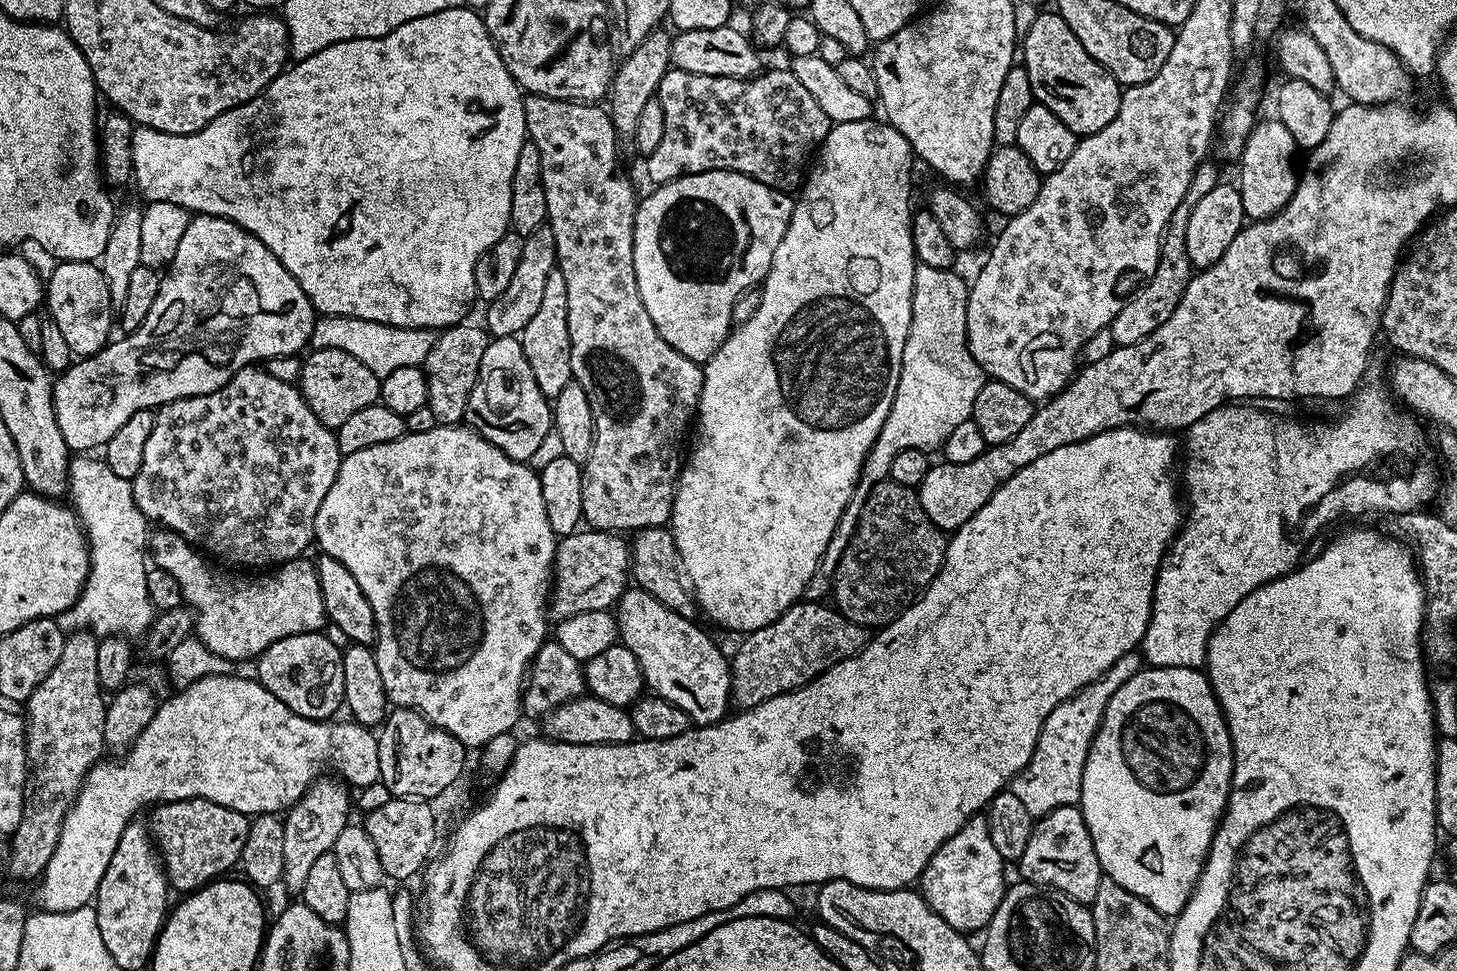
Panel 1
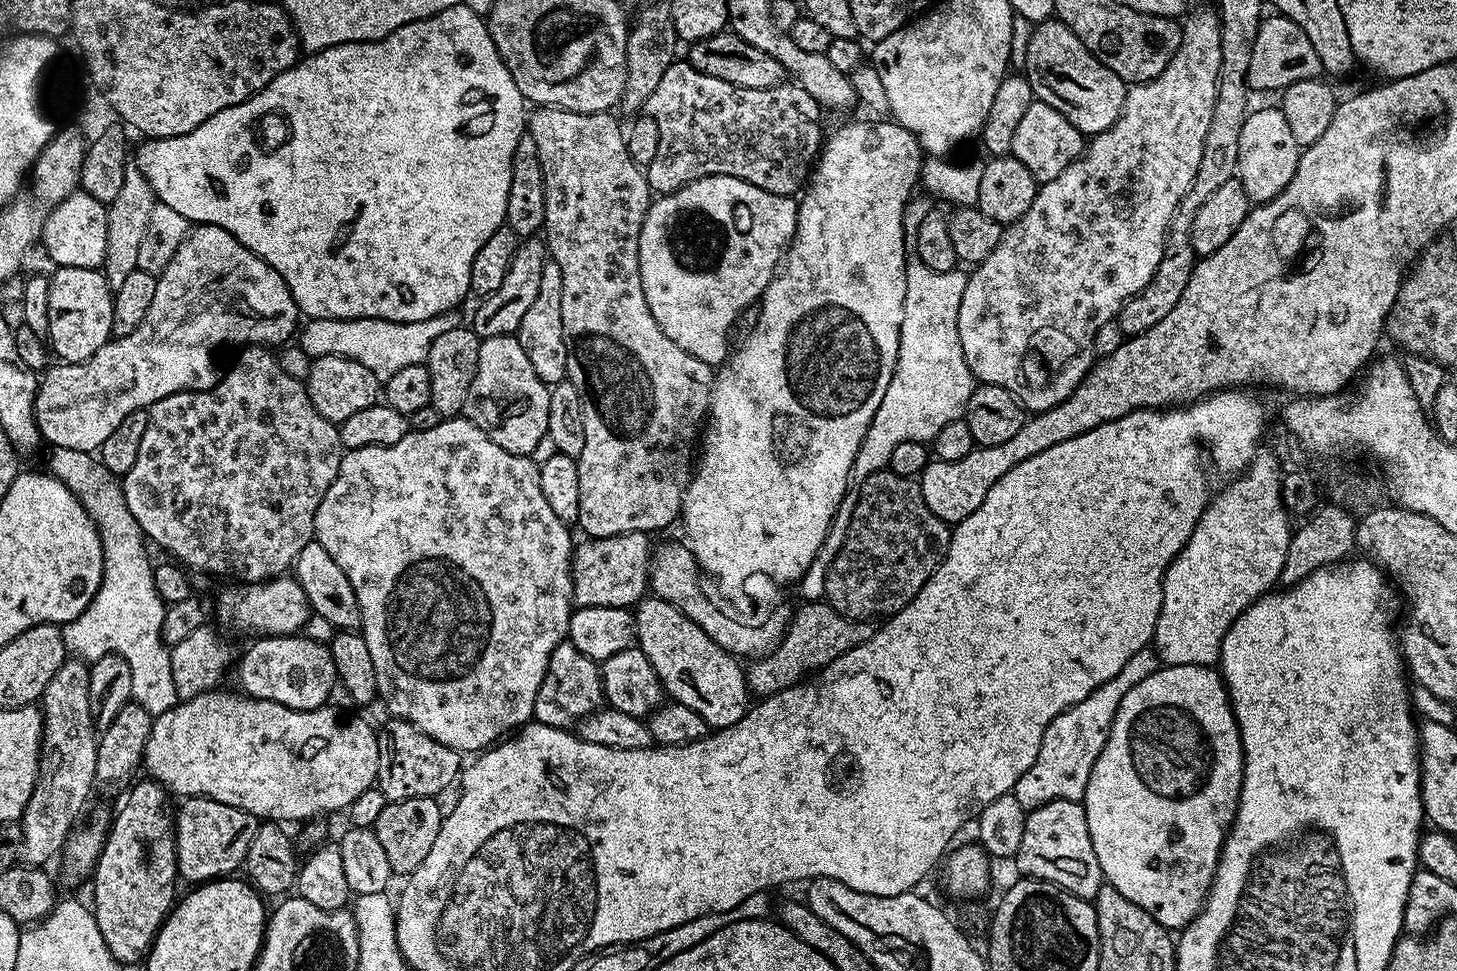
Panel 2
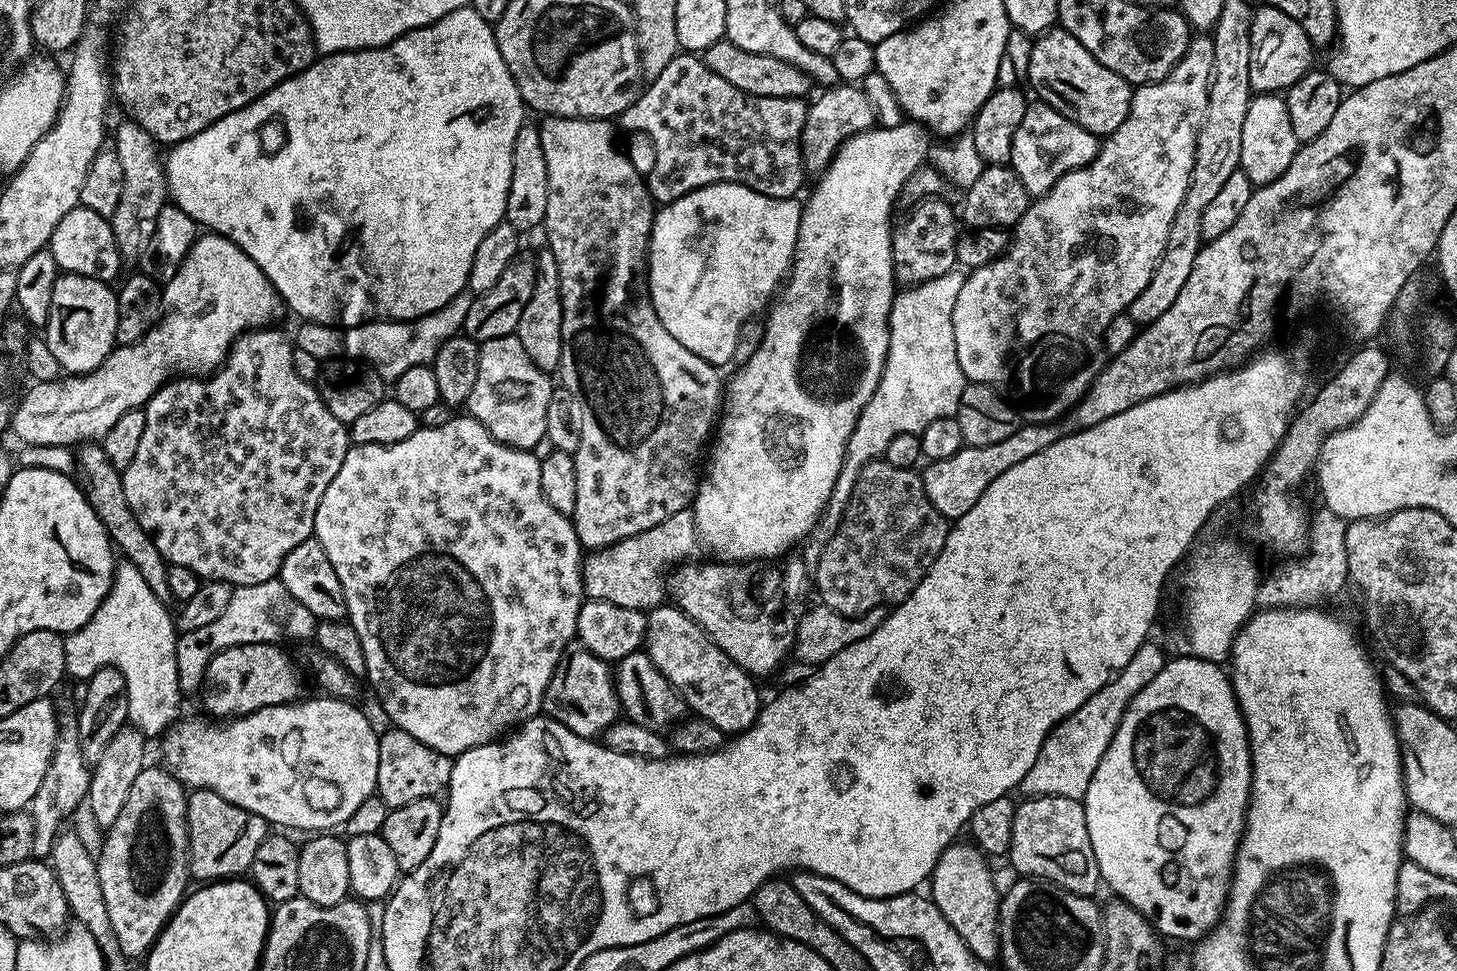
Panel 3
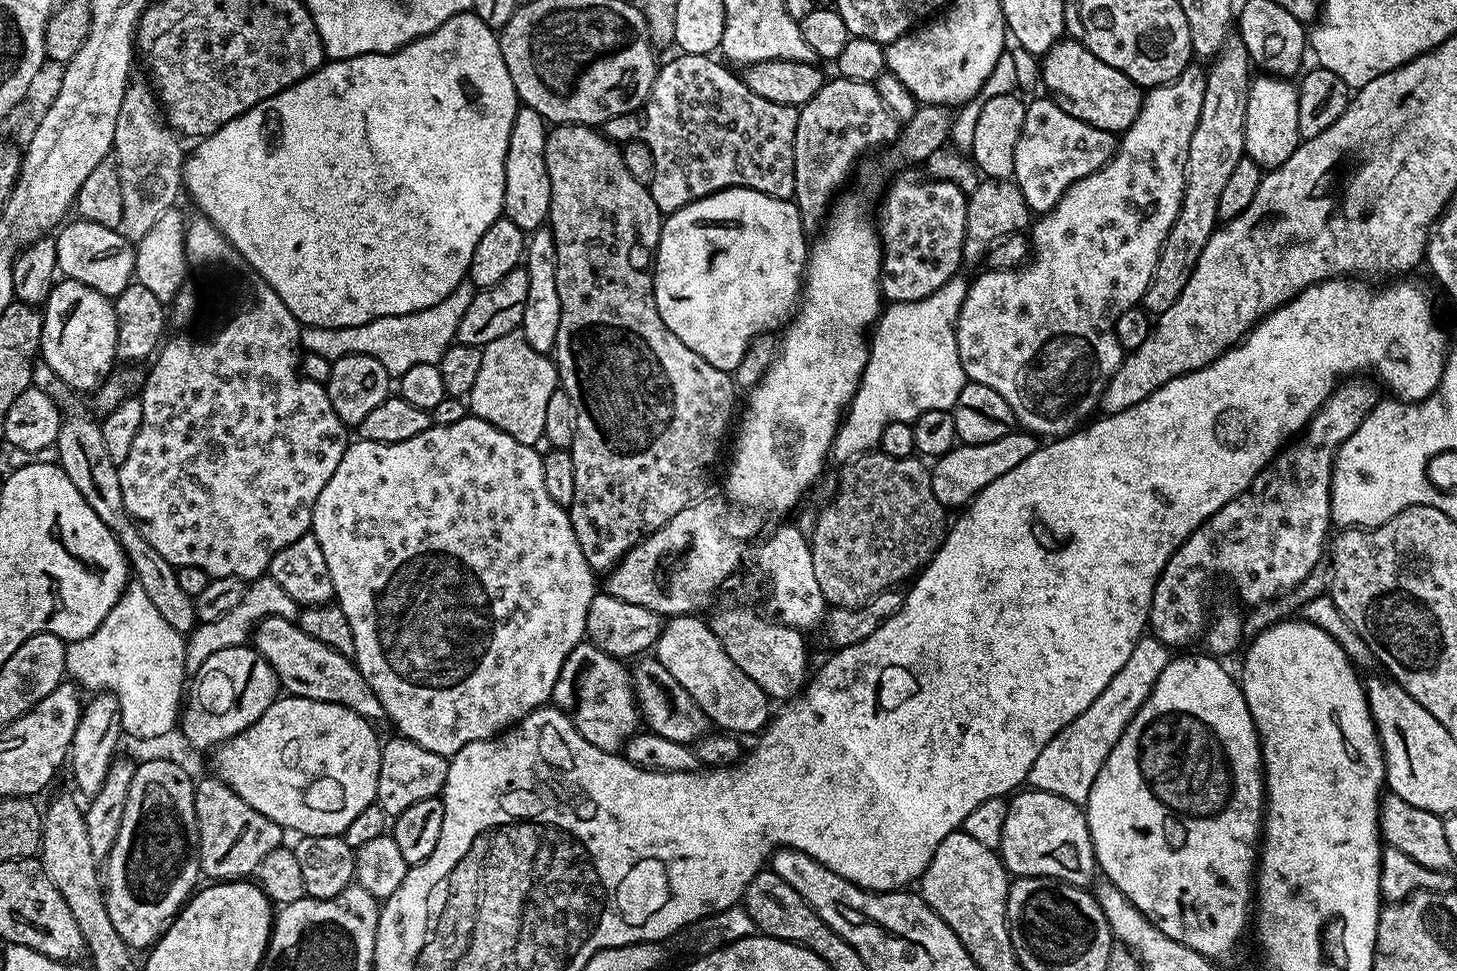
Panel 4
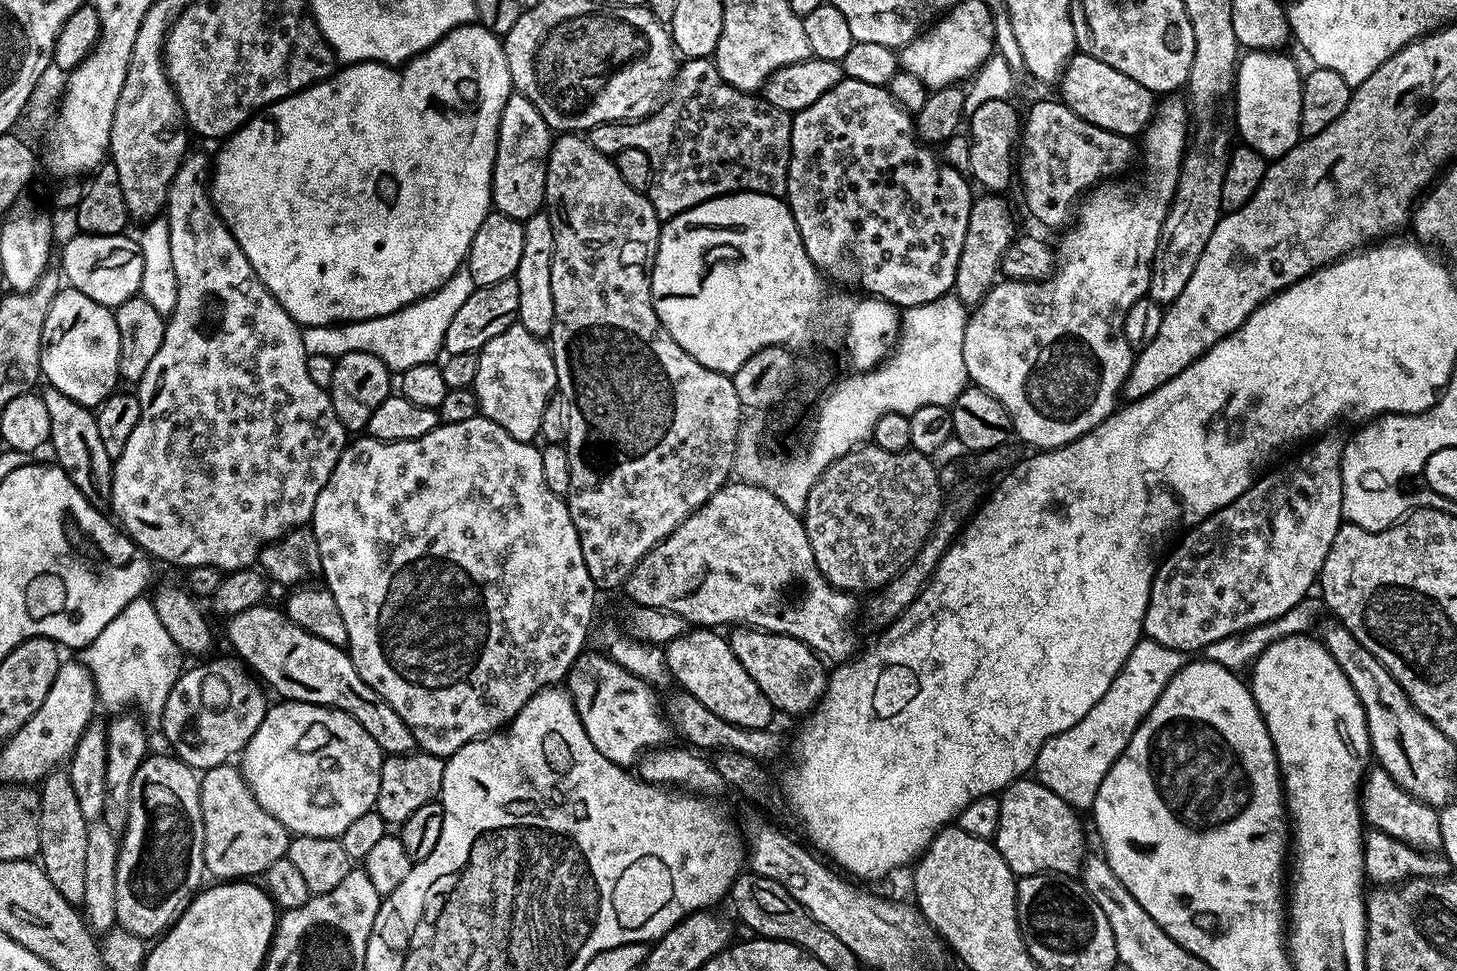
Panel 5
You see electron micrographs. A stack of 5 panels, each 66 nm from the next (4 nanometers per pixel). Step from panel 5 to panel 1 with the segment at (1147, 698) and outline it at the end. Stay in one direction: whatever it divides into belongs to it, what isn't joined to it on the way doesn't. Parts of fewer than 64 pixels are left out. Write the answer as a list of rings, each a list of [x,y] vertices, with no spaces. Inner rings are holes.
[[[1139,651],[1122,654],[1122,658],[1118,658],[1118,662],[1110,666],[1110,670],[1106,670],[1094,682],[1054,706],[1054,710],[1050,710],[1050,718],[1042,722],[1042,730],[1038,734],[1038,742],[1034,746],[1030,762],[1016,773],[1010,785],[1014,798],[1021,800],[1022,806],[1026,806],[1033,818],[1045,816],[1050,810],[1062,806],[1079,805],[1086,758],[1104,717],[1106,702],[1110,702],[1118,686],[1130,682],[1130,678],[1134,678],[1141,667],[1142,656]]]

